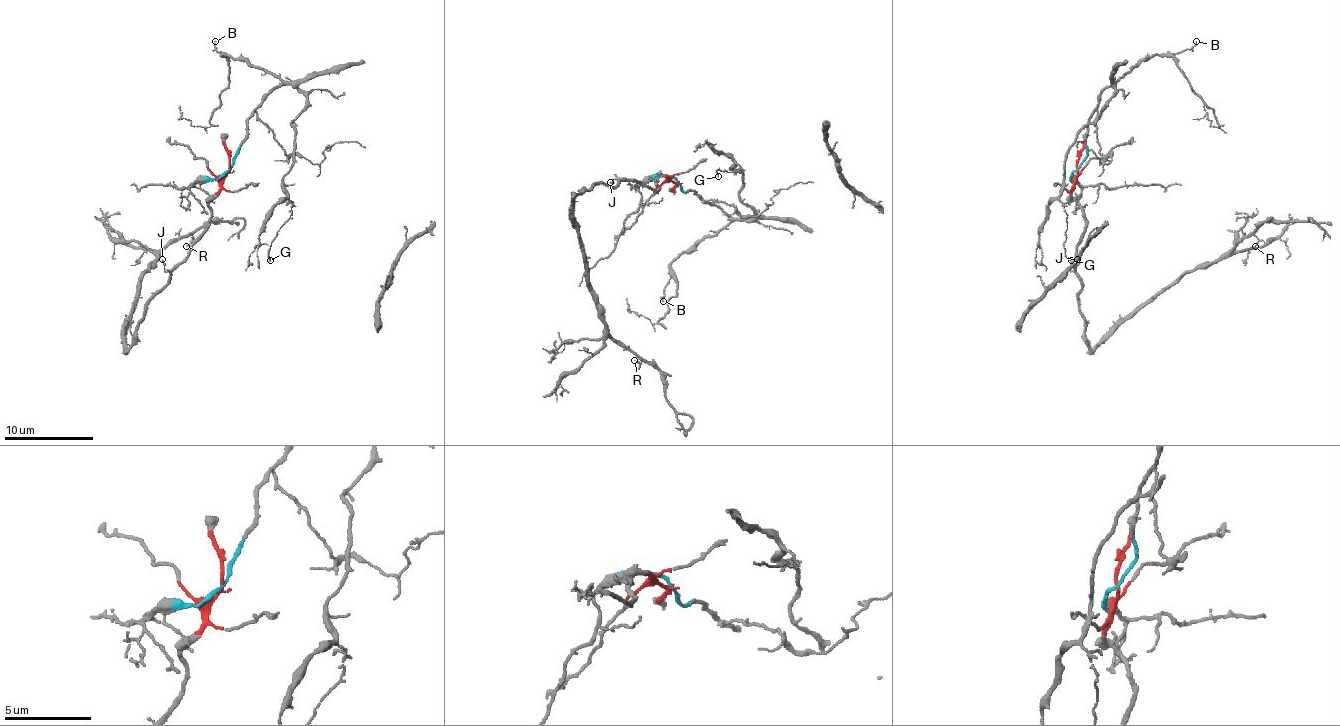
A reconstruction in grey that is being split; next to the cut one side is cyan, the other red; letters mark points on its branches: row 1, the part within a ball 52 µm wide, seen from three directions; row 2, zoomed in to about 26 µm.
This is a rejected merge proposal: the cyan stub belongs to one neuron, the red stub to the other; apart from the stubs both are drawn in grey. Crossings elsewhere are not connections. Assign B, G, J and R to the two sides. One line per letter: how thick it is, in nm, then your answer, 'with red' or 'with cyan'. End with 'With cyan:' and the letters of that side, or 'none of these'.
B: calibre 70 nm; with cyan
G: calibre 110 nm; with cyan
J: calibre 130 nm; with red
R: calibre 70 nm; with red
With cyan: B, G

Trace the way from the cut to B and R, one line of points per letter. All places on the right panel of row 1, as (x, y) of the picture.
B: (1076, 169), (1088, 153), (1088, 117), (1096, 106), (1099, 95), (1141, 59), (1174, 55), (1197, 42)
R: (1076, 169), (1072, 198), (1085, 231), (1076, 247), (1079, 302), (1092, 347), (1190, 271), (1250, 235), (1255, 247)

